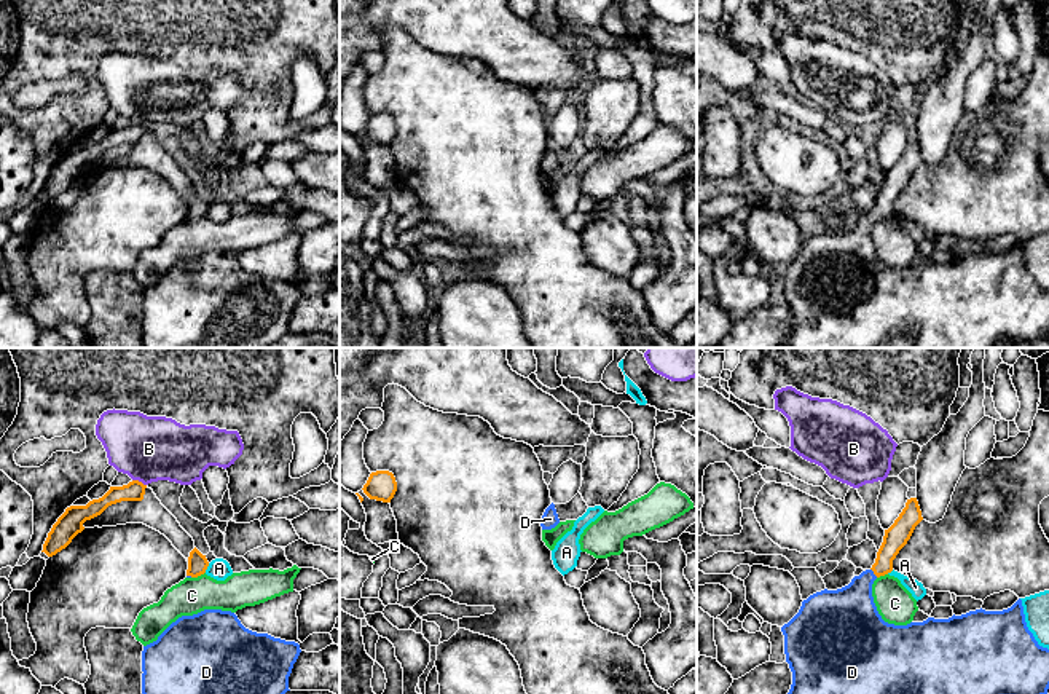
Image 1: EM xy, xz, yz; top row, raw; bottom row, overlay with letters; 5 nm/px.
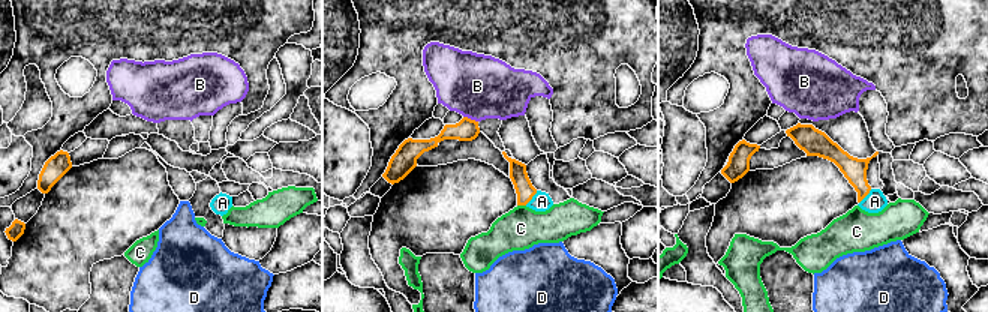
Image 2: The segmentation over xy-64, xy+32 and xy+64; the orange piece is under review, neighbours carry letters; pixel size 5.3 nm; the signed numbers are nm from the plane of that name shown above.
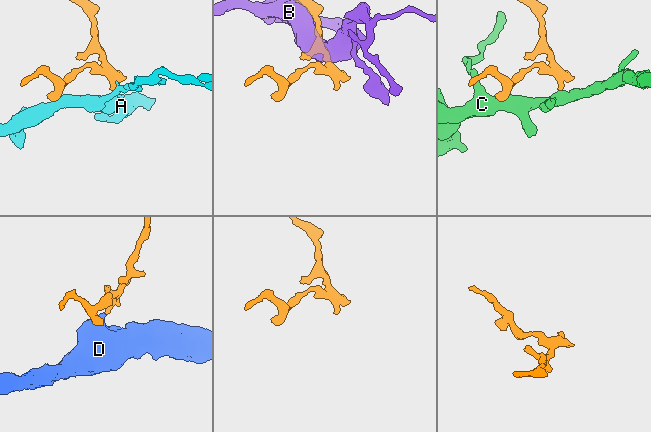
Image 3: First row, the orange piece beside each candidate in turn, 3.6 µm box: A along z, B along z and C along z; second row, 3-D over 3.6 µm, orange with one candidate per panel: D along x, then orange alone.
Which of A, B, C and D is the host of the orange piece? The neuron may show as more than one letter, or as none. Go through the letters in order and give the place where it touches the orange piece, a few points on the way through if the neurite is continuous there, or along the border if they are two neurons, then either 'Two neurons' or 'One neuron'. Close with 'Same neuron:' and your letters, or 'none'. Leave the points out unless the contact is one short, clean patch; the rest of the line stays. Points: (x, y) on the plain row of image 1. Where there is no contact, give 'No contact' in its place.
A: Touches orange at xy (206, 211). Boundary: xy (209, 206), (204, 214). Two neurons
B: Touches orange at xy (137, 123). Two neurons
C: Touches orange at xy (198, 217). Boundary: xy (204, 214), (192, 220). Two neurons
D: Touches orange at yz (874, 216). Path across: yz (896, 179), (883, 206), (874, 216), (861, 228), (848, 257). One neuron
Same neuron: D

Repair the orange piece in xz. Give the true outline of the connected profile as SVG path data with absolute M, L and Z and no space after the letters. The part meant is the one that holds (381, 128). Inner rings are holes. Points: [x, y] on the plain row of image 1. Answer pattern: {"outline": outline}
{"outline": "M376 113L370 116L362 132L370 142L391 145L397 134L397 124L392 115Z"}

